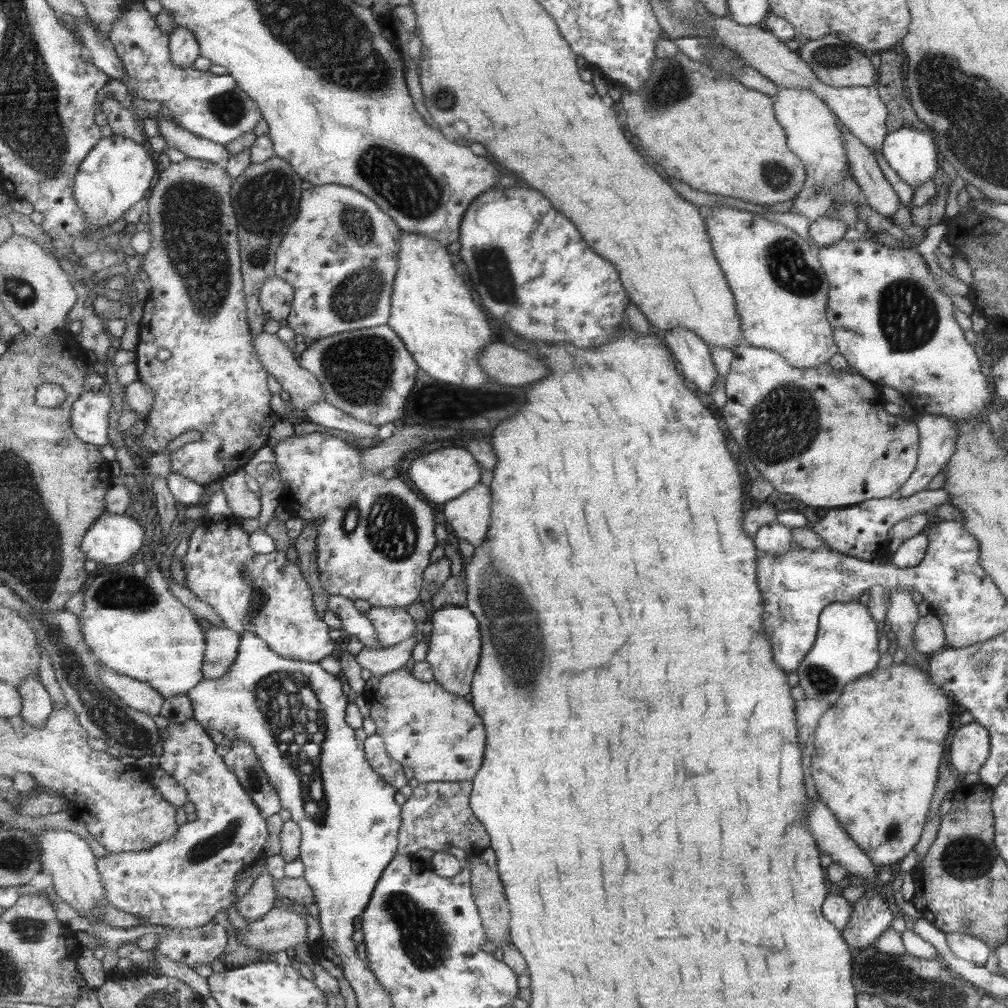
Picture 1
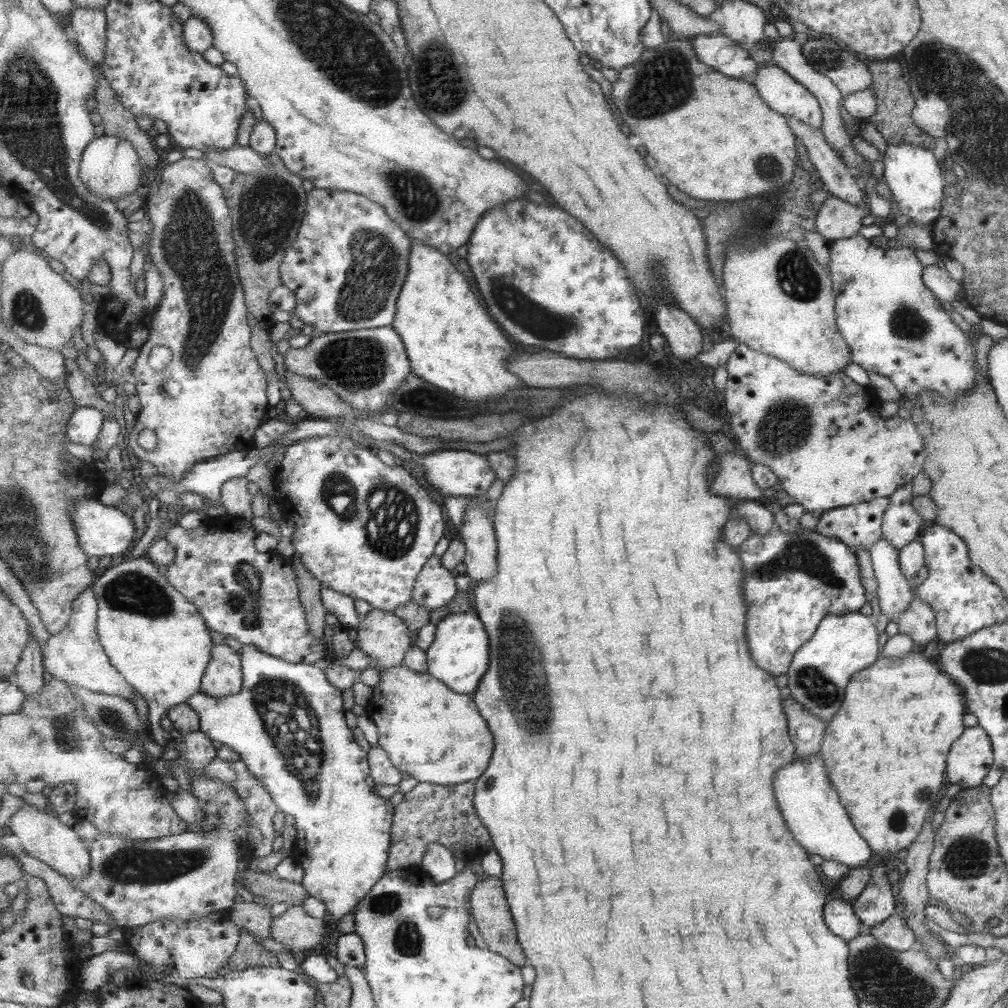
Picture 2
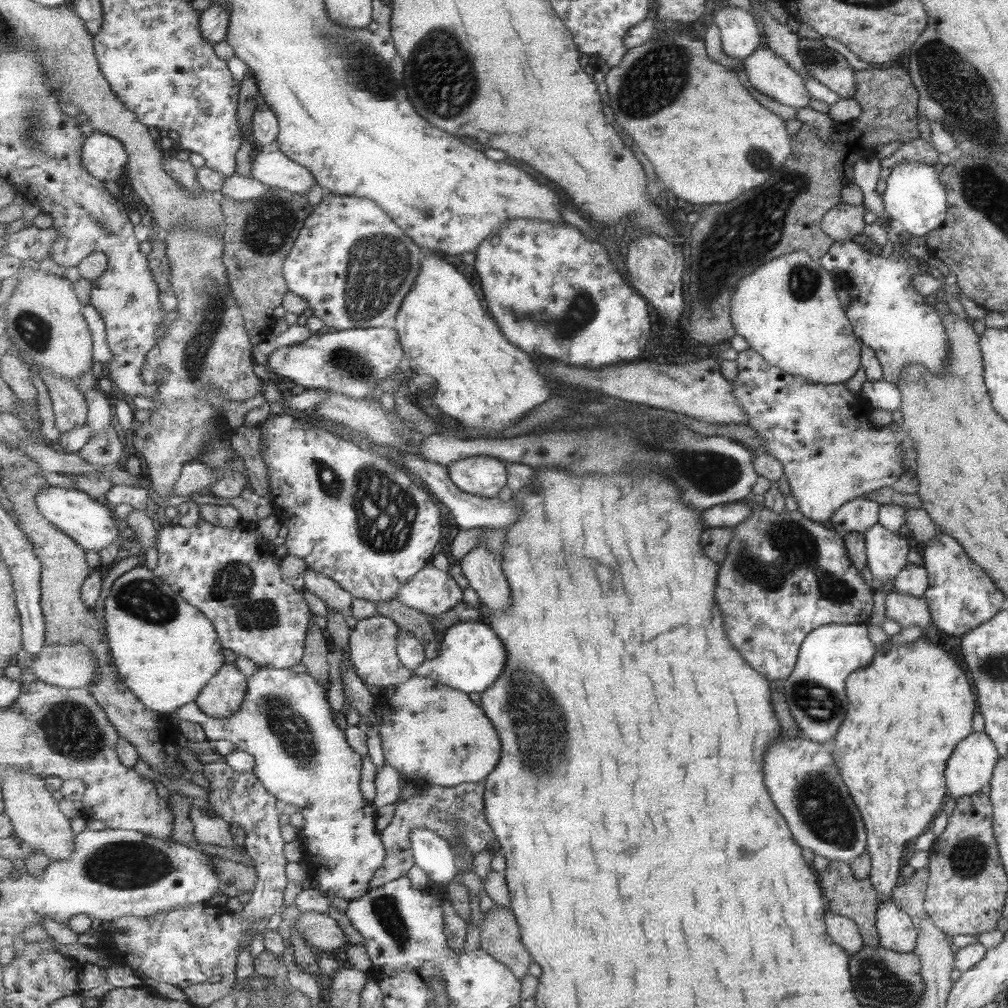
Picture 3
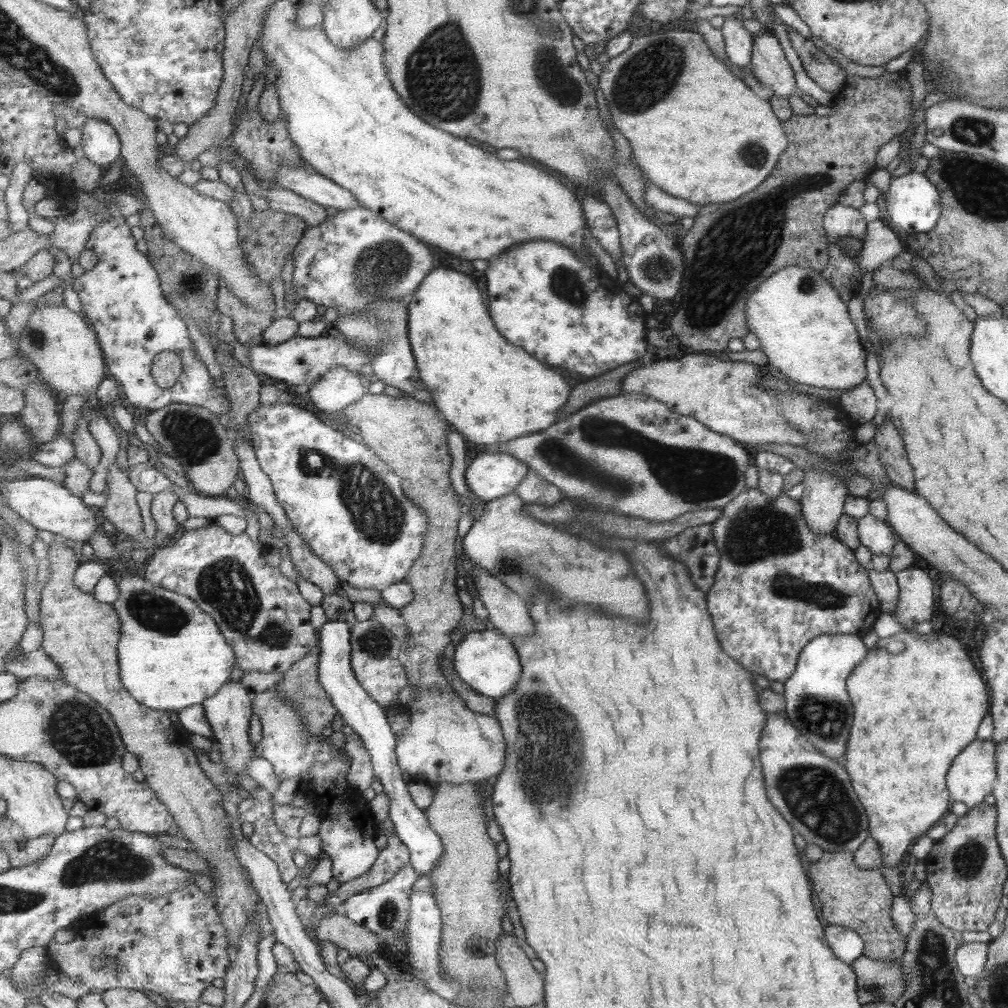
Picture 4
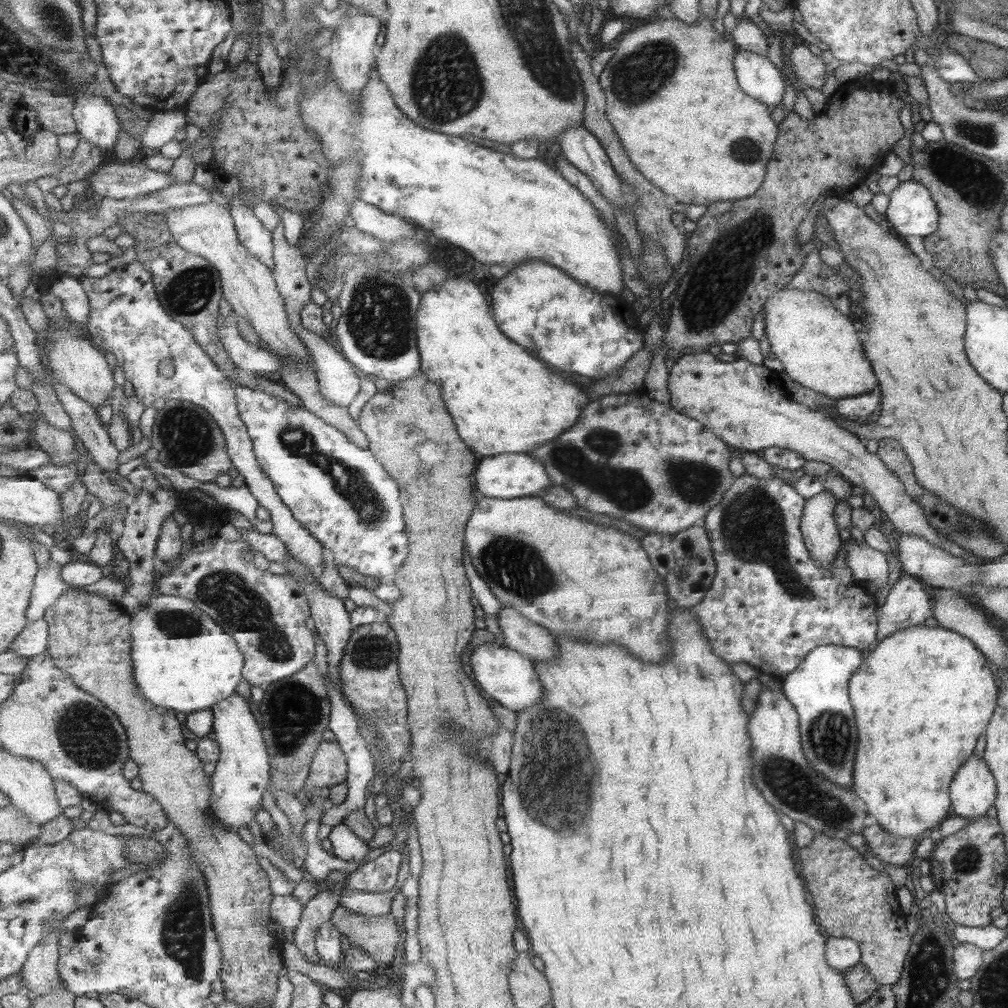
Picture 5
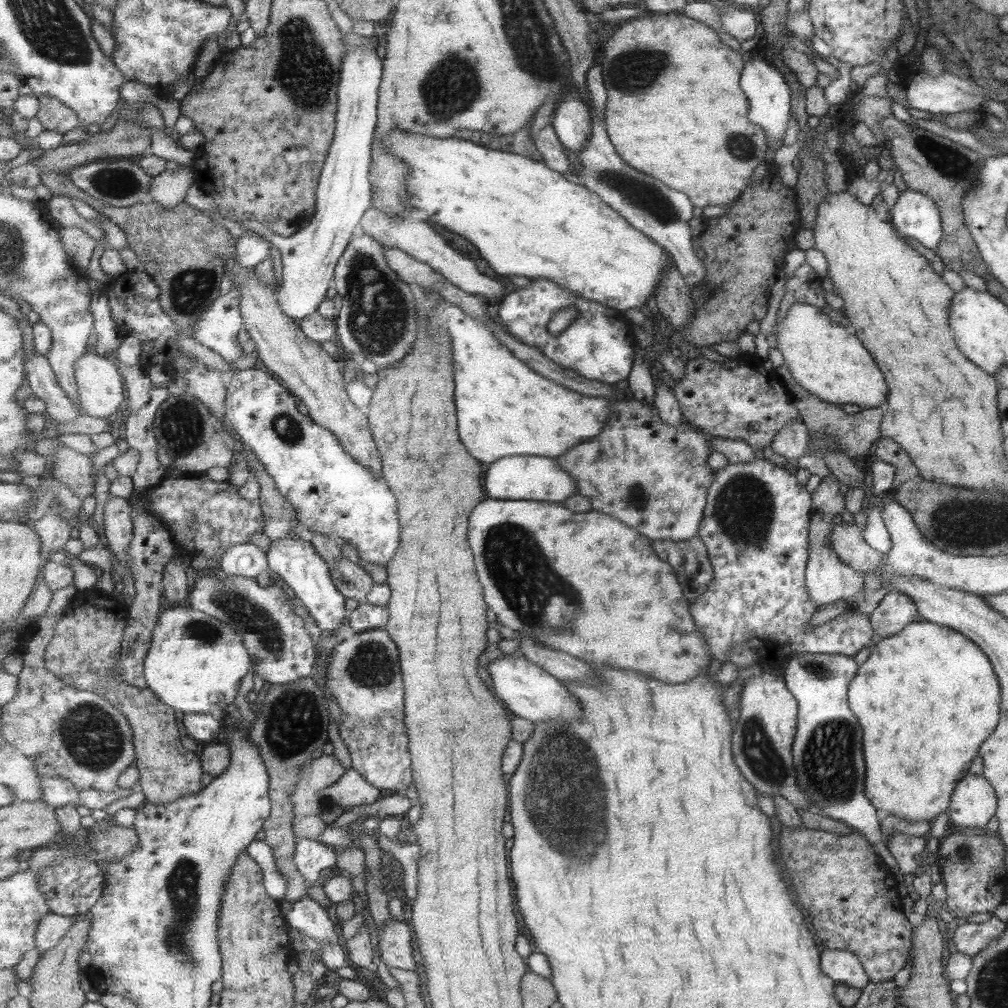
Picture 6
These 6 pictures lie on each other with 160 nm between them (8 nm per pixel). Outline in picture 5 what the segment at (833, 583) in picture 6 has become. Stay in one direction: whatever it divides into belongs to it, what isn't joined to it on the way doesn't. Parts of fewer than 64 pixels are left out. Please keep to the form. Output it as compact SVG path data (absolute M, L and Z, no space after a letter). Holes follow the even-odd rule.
M821 491L811 496L804 506L804 516L801 517L801 534L804 534L806 549L809 550L816 565L828 571L833 557L843 544L845 535L840 532L835 521L834 496L829 491Z

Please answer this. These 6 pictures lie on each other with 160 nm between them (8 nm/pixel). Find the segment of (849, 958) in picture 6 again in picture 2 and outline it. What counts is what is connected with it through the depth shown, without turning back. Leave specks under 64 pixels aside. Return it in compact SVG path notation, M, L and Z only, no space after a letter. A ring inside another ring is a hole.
M841 898L830 900L823 905L822 919L825 926L835 936L846 942L861 932L859 919L855 916L851 903L843 901Z

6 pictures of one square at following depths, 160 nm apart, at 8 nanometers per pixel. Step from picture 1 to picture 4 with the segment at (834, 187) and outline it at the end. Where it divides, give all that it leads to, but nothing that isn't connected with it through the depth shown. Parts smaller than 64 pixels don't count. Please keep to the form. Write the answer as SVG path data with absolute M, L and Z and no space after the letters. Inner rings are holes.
M766 29L754 34L749 64L750 72L756 81L767 86L775 96L787 99L791 94L799 93L793 71L781 51L777 38Z

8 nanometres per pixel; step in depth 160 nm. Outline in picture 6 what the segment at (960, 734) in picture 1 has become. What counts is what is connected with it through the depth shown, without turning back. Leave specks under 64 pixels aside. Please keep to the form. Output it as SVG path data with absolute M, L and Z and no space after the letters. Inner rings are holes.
M967 773L951 794L948 822L965 828L984 829L995 812L995 792L981 775Z

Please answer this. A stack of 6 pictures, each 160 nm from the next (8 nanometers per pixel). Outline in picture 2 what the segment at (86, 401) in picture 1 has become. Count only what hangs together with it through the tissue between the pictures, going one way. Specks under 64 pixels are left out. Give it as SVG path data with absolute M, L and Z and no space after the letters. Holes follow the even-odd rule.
M76 407L68 422L68 437L77 444L95 445L105 421L105 414L97 408Z

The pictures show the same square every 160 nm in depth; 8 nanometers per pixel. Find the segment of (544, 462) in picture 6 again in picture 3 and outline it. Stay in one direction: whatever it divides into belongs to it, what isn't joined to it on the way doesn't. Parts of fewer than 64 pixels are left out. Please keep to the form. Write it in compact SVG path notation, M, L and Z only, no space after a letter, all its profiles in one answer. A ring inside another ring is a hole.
M489 455L462 458L448 467L452 482L463 492L493 498L508 487L506 461Z

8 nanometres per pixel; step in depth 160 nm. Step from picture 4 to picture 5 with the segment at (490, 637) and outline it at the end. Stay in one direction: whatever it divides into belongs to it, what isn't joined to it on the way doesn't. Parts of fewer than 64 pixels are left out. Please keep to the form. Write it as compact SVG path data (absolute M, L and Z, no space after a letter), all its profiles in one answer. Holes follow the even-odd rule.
M482 644L470 654L470 665L476 684L485 695L497 700L505 708L515 712L539 704L545 695L545 688L536 671L533 658L529 654L509 648L506 644Z

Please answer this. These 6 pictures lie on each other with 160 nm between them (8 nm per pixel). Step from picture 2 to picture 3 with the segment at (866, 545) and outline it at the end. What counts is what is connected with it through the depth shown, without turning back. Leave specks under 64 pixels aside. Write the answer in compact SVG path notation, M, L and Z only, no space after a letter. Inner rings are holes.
M865 497L849 500L830 516L831 528L842 536L847 532L867 532L877 523L879 507Z

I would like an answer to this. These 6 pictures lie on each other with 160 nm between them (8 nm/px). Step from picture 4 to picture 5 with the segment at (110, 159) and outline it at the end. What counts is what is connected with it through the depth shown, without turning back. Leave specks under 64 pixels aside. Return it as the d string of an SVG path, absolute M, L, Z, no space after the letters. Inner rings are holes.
M84 95L76 99L75 122L87 142L103 152L115 150L122 133L122 124L109 98Z

